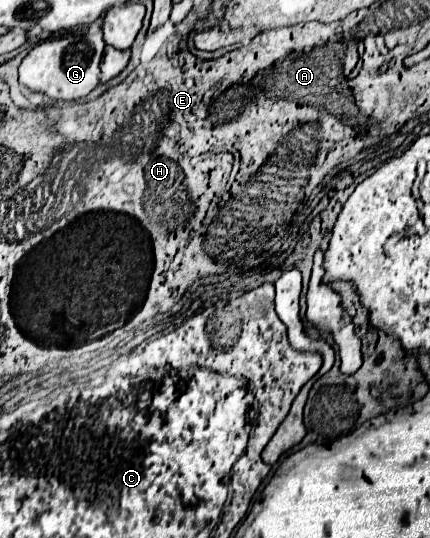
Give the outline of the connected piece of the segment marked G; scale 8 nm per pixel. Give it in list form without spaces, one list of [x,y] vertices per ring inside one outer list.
[[[102,34],[86,36],[62,36],[44,40],[34,46],[20,64],[20,82],[34,90],[42,92],[52,100],[78,100],[88,96],[100,84],[100,60],[102,60],[104,40]]]

